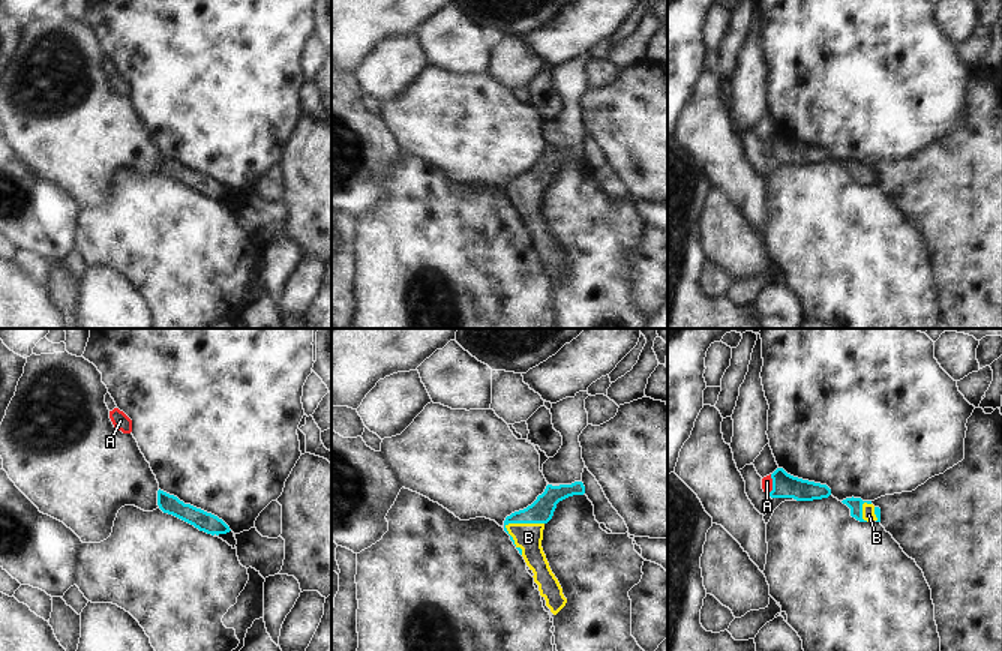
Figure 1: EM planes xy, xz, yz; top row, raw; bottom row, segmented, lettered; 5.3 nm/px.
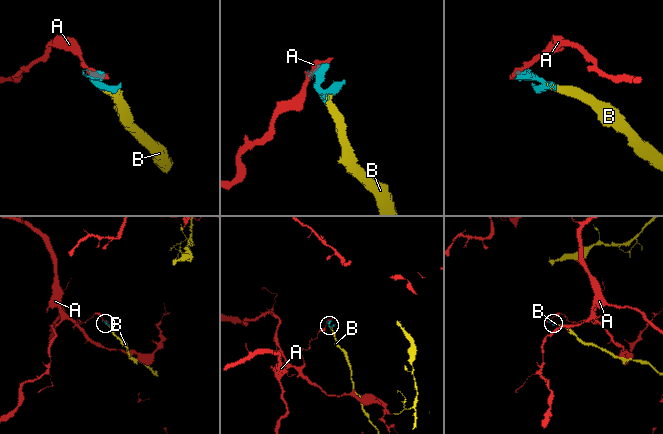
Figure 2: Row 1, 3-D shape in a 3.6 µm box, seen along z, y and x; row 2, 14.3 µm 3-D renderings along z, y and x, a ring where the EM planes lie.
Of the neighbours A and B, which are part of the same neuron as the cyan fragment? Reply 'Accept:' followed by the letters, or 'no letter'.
Accept: B

